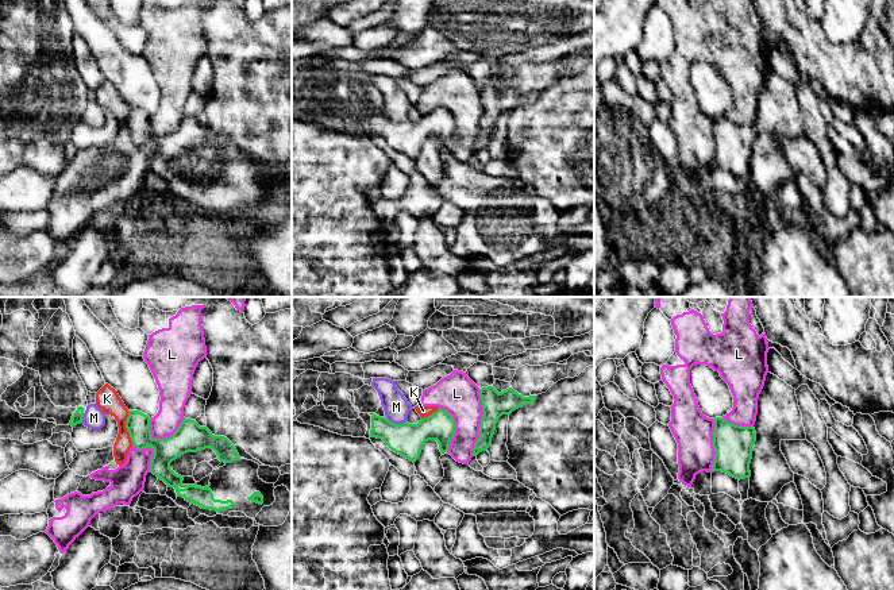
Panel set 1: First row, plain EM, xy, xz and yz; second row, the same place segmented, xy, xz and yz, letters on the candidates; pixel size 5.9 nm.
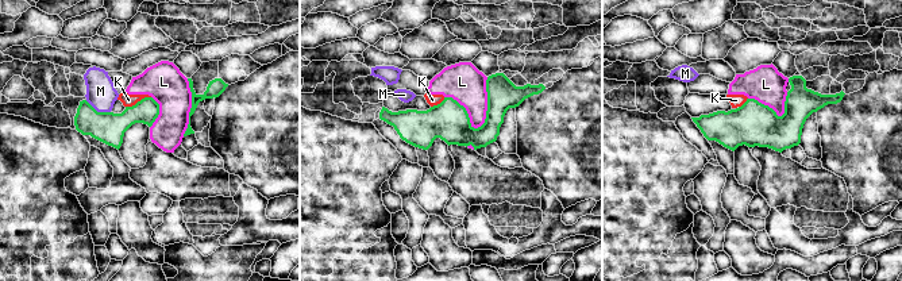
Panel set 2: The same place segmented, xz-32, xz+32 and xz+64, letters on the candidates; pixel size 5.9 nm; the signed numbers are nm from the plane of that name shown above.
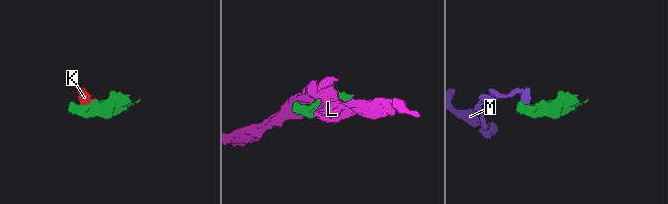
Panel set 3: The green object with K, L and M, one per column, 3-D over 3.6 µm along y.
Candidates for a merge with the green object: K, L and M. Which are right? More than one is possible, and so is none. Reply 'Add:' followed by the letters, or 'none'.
Add: none

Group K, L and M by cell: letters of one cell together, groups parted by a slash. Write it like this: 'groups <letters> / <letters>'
groups K L / M

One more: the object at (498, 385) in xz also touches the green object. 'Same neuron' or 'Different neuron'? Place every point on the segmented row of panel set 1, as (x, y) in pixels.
Different neuron

